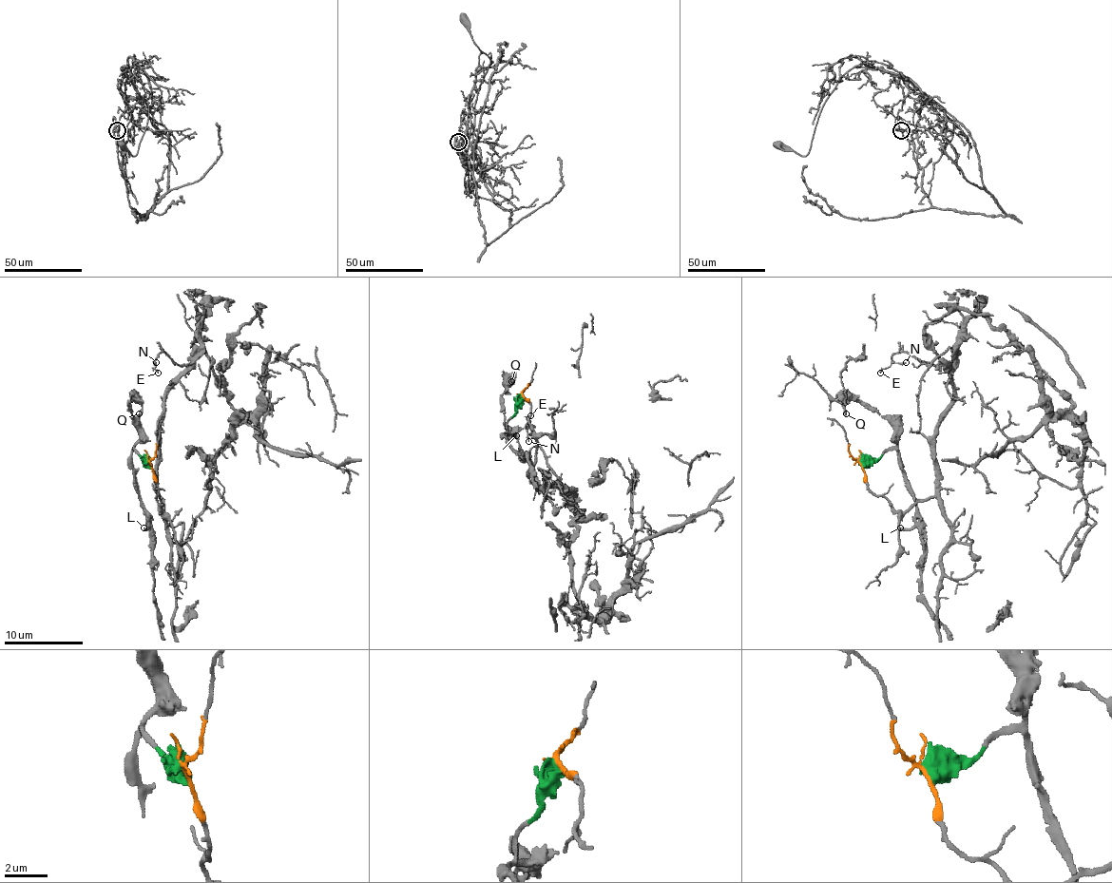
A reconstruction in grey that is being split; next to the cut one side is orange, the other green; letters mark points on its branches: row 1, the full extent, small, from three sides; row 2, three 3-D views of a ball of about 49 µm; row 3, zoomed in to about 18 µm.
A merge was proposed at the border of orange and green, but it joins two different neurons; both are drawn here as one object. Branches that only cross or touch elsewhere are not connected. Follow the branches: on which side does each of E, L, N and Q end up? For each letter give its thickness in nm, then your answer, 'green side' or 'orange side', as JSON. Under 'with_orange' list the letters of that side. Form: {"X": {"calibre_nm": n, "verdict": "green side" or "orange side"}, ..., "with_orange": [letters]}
{"E": {"calibre_nm": 130, "verdict": "orange side"}, "L": {"calibre_nm": 180, "verdict": "green side"}, "N": {"calibre_nm": 160, "verdict": "orange side"}, "Q": {"calibre_nm": 190, "verdict": "green side"}, "with_orange": ["E", "N"]}

